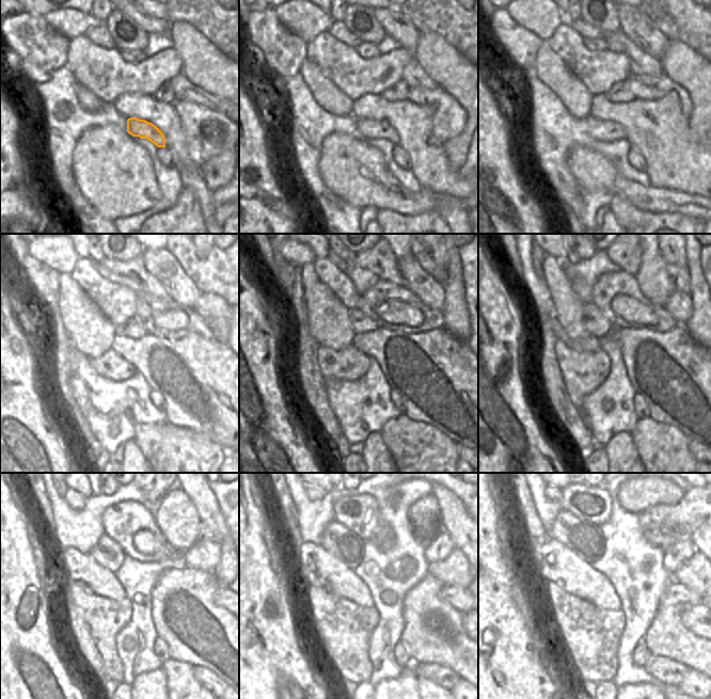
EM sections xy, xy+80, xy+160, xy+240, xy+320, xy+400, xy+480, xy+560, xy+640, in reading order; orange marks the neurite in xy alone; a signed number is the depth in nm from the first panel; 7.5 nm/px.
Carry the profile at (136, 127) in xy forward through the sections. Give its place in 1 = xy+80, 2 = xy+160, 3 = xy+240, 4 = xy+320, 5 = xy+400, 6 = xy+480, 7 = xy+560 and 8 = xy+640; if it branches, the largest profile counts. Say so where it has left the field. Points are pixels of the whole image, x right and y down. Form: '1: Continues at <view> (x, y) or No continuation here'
1: Continues at xy+80 (370, 128)
2: Continues at xy+160 (599, 129)
3: Continues at xy+240 (110, 365)
4: Continues at xy+320 (349, 363)
5: Continues at xy+400 (583, 372)
6: Continues at xy+480 (104, 617)
7: Continues at xy+560 (346, 626)
8: Continues at xy+640 (589, 635).

